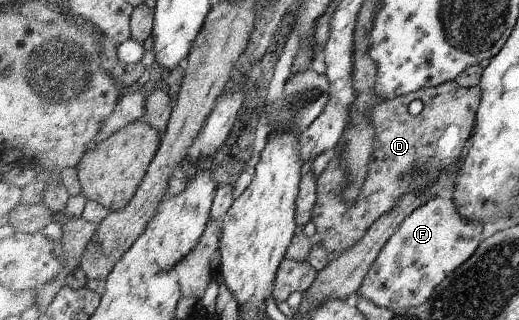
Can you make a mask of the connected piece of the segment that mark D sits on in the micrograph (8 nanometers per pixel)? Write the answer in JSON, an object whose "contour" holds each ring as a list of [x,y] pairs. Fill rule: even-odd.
{"contour":[[[456,81],[436,87],[399,95],[394,99],[379,100],[372,111],[376,130],[374,152],[370,159],[368,178],[355,203],[348,205],[342,198],[346,185],[347,170],[339,162],[339,144],[326,169],[318,177],[316,203],[311,221],[316,226],[316,240],[331,256],[337,256],[364,238],[367,228],[385,212],[391,210],[404,194],[424,189],[455,161],[464,160],[471,137],[473,124],[480,111],[482,90],[478,86],[463,88]],[[421,100],[423,110],[419,115],[409,114],[409,104]]]}

